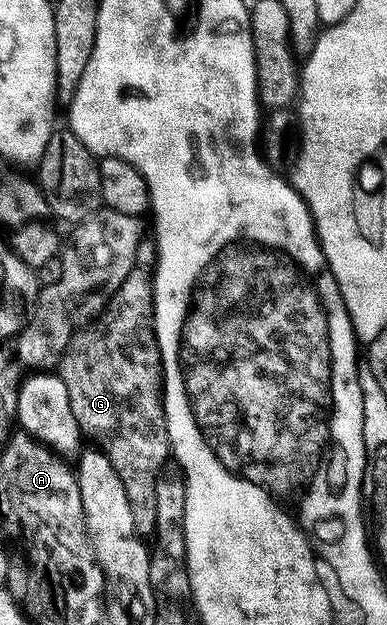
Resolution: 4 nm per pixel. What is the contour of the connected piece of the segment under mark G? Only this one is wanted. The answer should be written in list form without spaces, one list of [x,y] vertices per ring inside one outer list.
[[[132,274],[128,277],[119,288],[113,289],[110,301],[106,304],[106,309],[91,322],[87,328],[79,327],[75,331],[74,337],[70,339],[70,345],[67,346],[66,352],[62,355],[62,360],[56,366],[56,374],[63,380],[64,386],[68,390],[68,399],[71,402],[72,414],[83,433],[94,434],[93,443],[97,445],[101,452],[111,460],[112,466],[115,467],[116,474],[124,482],[124,490],[128,494],[128,502],[132,510],[132,522],[134,523],[135,533],[139,537],[146,538],[146,535],[153,533],[158,527],[158,502],[160,499],[160,487],[158,488],[158,471],[162,468],[162,463],[167,463],[172,449],[170,439],[166,433],[166,409],[162,407],[162,398],[164,395],[164,373],[162,371],[162,352],[158,349],[158,336],[154,333],[154,281],[149,275],[138,276]]]

